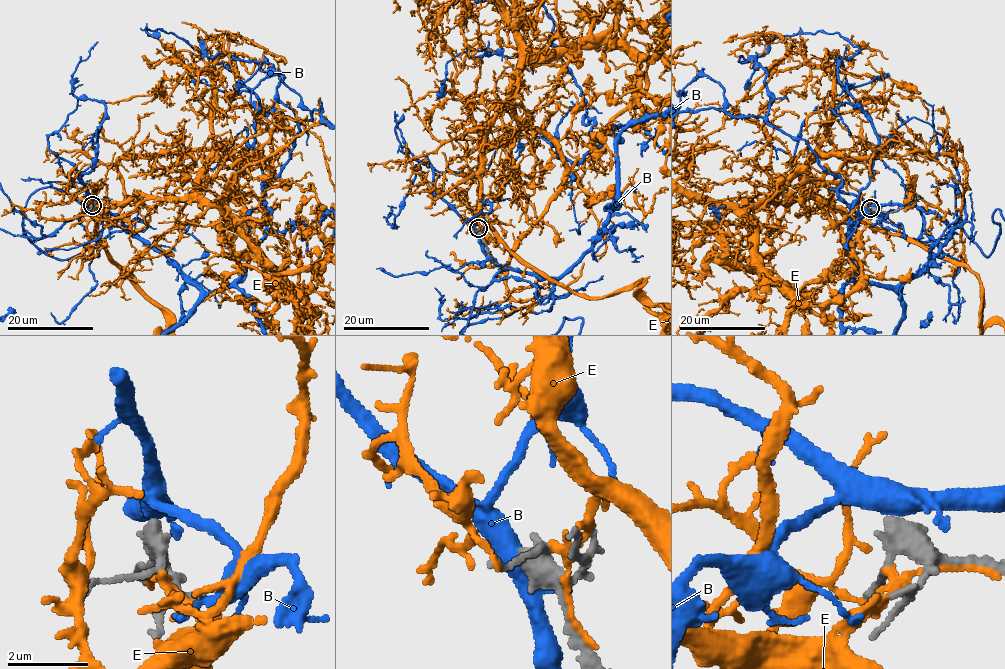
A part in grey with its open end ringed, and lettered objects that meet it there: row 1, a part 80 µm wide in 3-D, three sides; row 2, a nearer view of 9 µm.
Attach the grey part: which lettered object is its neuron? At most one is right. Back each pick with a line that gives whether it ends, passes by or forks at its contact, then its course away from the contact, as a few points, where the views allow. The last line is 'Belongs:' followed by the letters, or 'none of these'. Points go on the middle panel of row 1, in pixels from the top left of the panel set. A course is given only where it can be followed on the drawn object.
Belongs: none of these

